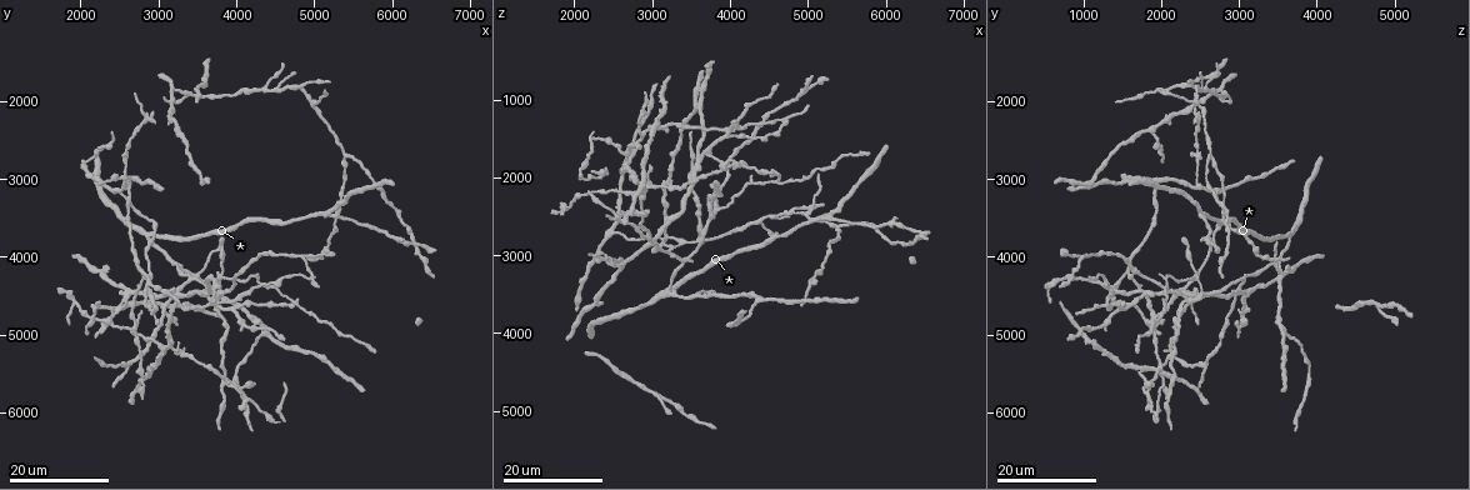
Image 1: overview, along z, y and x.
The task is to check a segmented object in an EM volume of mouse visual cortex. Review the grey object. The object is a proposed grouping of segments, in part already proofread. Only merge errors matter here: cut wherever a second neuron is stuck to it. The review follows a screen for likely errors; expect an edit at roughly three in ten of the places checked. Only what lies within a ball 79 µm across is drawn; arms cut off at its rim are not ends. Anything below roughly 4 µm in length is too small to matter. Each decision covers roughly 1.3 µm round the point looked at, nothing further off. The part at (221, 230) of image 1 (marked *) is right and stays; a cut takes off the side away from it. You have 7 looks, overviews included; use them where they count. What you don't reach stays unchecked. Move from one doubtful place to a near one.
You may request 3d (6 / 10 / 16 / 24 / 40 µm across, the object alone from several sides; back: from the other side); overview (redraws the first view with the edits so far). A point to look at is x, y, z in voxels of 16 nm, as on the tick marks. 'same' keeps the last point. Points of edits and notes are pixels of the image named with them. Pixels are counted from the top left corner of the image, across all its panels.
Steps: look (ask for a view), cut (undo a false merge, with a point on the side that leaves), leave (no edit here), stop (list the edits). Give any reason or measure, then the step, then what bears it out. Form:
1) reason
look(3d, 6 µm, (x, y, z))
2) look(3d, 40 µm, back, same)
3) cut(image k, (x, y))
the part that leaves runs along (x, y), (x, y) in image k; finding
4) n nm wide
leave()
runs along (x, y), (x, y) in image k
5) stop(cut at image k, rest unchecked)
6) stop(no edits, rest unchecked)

four-way junction
look(3d, 24 µm, (3800, 4250, 2450))

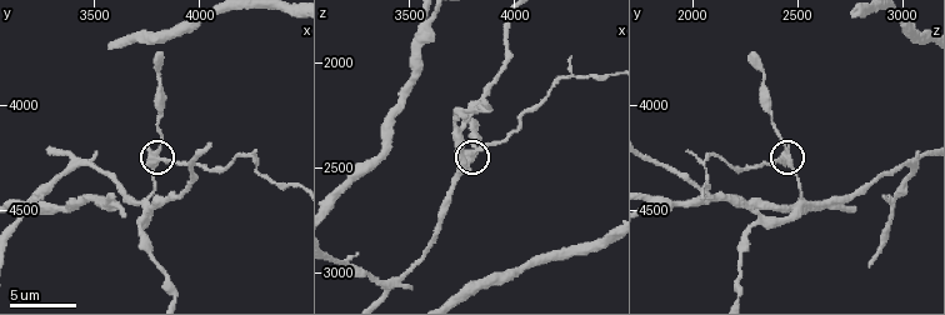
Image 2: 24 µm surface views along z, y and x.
look(3d, 6 µm, (3800, 4250, 2430))

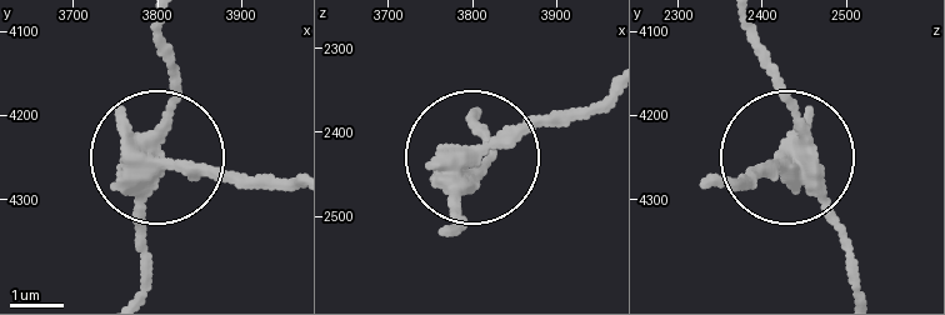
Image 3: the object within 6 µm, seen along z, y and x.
4 arms
cut(image 3, (211, 174))
the part that leaves runs along (145, 170), (288, 184) in image 3; a second neuron is stuck on

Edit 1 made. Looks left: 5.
see it whole again
look(overview)

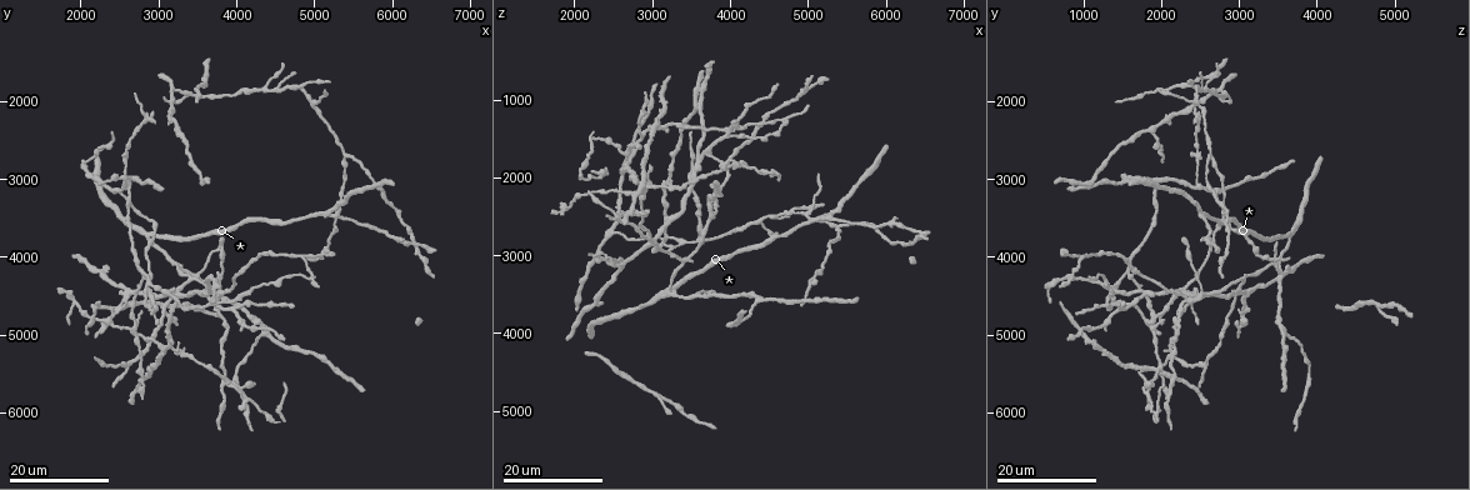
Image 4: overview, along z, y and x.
four-way junction
look(3d, 16 µm, (2850, 4350, 1450))

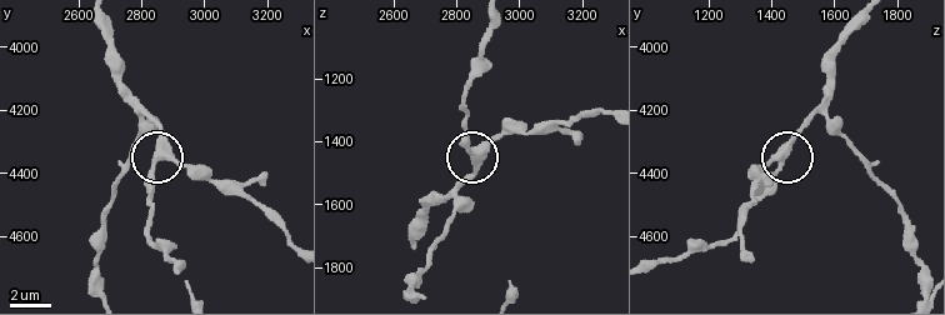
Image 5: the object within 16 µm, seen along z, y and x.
look(3d, 10 µm, (2850, 4340, 1440))

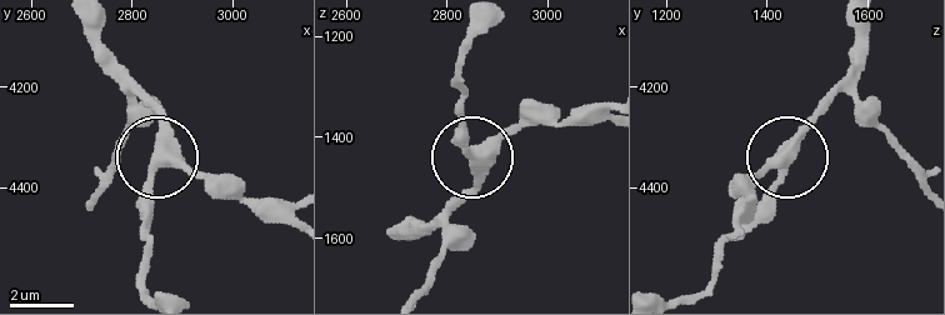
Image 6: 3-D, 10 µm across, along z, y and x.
340 nm wide
leave()
runs along (288, 225), (166, 165), (155, 168), (150, 184), (150, 221) in image 6; all the same neuron

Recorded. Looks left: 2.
a fork
look(3d, 16 µm, (3390, 4310, 3050))

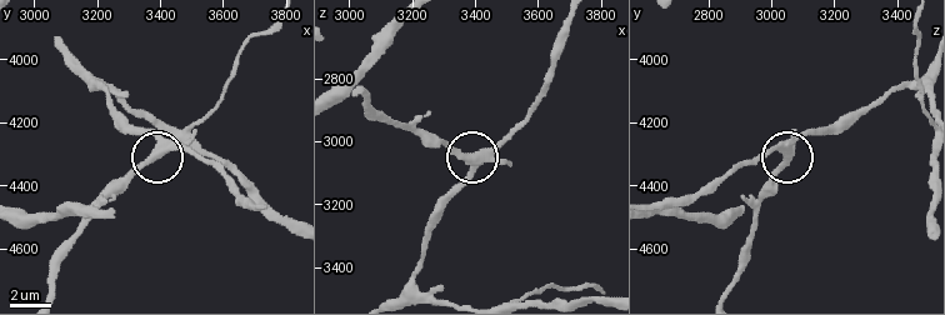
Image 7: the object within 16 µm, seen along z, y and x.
leave()
runs along (73, 63), (133, 126), (149, 133), (155, 153), (193, 151) in image 7; continuous, no second neuron

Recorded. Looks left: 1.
stop(cut at image 3, rest unchecked)

